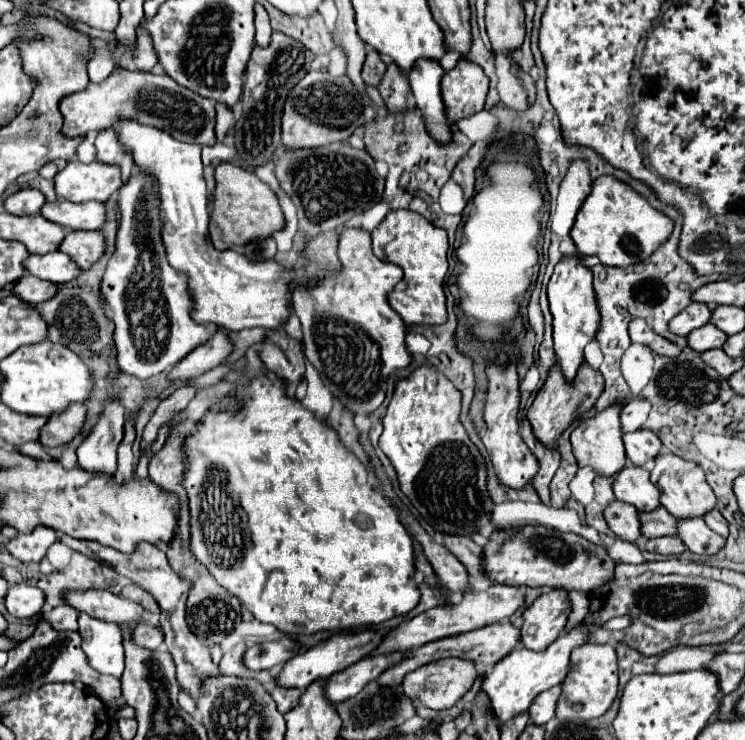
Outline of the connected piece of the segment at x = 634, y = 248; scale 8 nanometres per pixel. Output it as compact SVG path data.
M599 176L593 180L591 194L577 212L571 238L583 256L597 256L605 266L631 266L647 260L671 232L673 222L655 210L645 198L611 176Z

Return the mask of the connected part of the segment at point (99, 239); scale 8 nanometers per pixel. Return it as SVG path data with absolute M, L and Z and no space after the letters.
M69 232L59 250L87 270L105 254L105 236L101 232Z

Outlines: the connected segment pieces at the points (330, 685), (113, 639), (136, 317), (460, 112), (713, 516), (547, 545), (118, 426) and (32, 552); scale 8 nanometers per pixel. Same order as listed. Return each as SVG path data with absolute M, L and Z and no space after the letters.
M407 652L405 654L381 654L381 658L367 656L359 662L355 662L353 666L333 674L325 684L325 696L331 702L339 704L341 700L347 700L347 698L359 694L365 684L377 680L387 668L399 664L405 656L407 656Z
M79 612L79 634L89 664L99 674L121 678L123 674L123 632L117 624L105 624L85 612Z
M137 170L131 172L129 182L123 184L117 194L121 208L121 228L117 232L117 250L109 260L103 276L103 296L107 300L107 306L113 310L119 368L127 374L147 380L169 370L193 348L209 340L217 332L217 326L197 324L193 322L193 318L189 318L189 306L193 306L193 300L189 298L187 278L185 274L177 274L177 270L169 266L165 258L165 246L161 246L161 198L157 194L157 180L153 178L153 174L137 174Z
M461 58L457 66L445 72L441 80L441 96L447 118L457 122L481 112L487 96L487 84L489 78L477 64Z
M711 510L709 514L705 514L705 524L713 530L713 532L717 532L717 534L721 534L721 536L727 536L729 534L729 528L727 528L727 522L725 522L725 518L721 516L721 512L719 510Z
M523 526L523 528L507 528L501 532L493 532L489 544L485 546L485 572L491 582L501 582L509 586L547 586L547 588L565 588L565 590L581 590L593 592L597 586L605 586L609 578L615 574L617 562L611 560L603 546L591 544L579 534L559 532L545 526Z
M109 402L103 416L99 418L99 422L91 428L91 434L85 436L85 440L77 448L79 468L83 468L87 472L99 472L99 474L105 474L105 476L115 476L117 446L123 440L123 426L125 426L125 408L121 406L121 402Z
M37 526L31 534L19 534L17 538L9 540L7 550L21 562L41 562L43 556L47 554L47 548L57 540L57 530L49 530L47 526Z

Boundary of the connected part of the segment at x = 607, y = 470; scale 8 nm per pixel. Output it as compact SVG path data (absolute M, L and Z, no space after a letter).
M611 406L605 412L597 414L593 420L581 422L573 434L571 434L571 444L573 444L573 454L577 458L579 468L593 468L599 476L613 476L617 474L617 470L621 470L627 464L625 458L625 448L623 448L623 430L621 430L621 422L619 422L619 410L621 406Z

